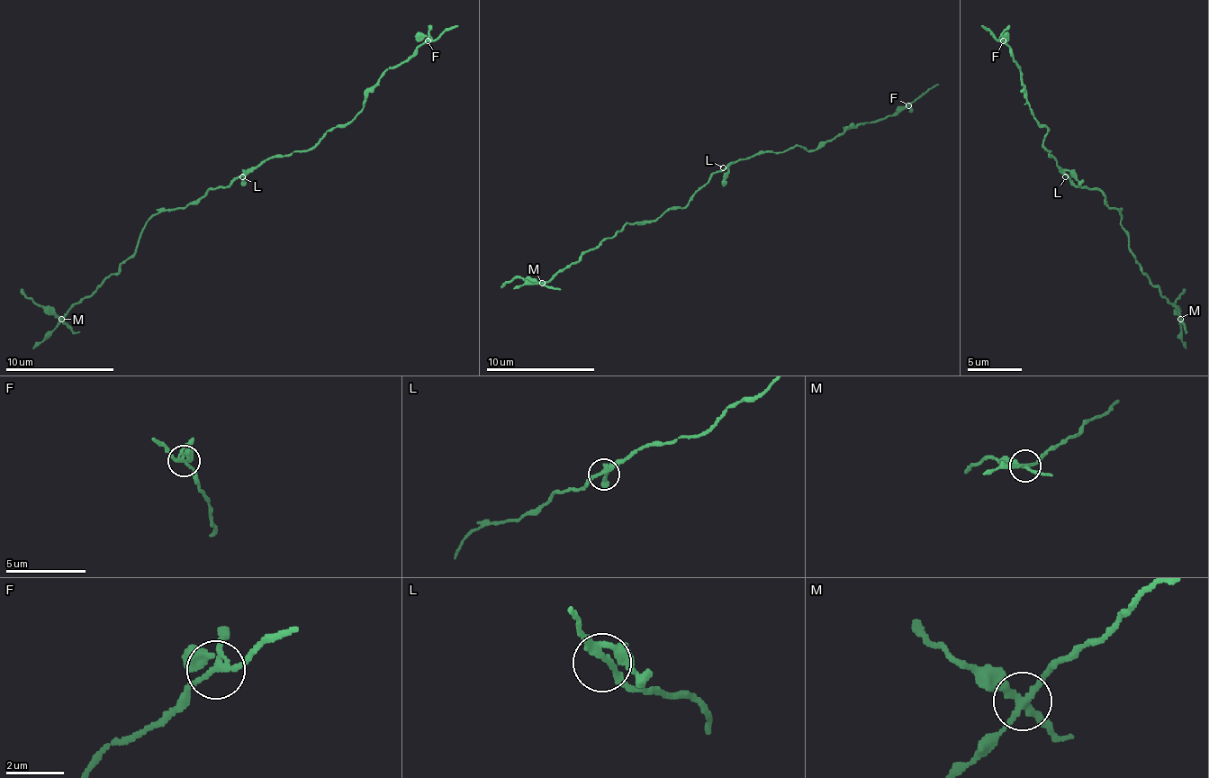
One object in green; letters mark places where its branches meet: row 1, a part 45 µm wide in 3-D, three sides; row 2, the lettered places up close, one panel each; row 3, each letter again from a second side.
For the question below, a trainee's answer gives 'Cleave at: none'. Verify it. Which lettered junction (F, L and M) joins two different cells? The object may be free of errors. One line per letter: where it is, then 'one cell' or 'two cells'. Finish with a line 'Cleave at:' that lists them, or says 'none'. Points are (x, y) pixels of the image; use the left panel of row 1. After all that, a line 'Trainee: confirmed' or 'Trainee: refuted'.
F: at (428, 40); one cell
L: at (242, 176); one cell
M: at (61, 319); two cells
Cleave at: M
Trainee: refuted

